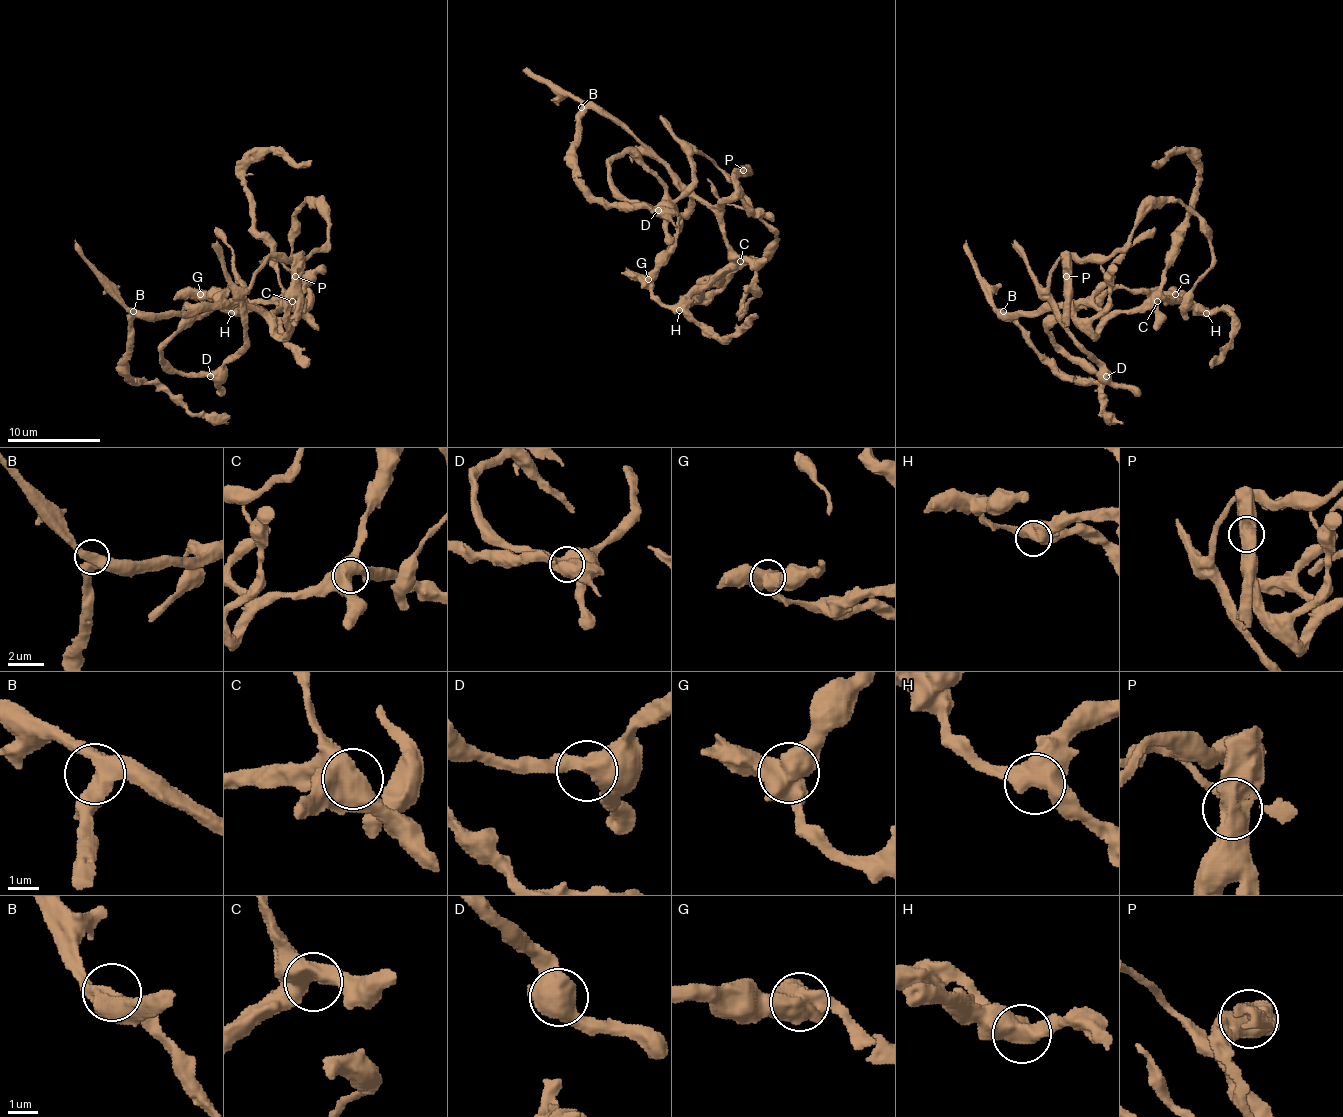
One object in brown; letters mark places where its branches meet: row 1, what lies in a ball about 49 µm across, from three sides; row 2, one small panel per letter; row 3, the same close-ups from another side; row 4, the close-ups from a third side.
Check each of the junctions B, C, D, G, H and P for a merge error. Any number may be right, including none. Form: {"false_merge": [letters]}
{"false_merge": ["G"]}

